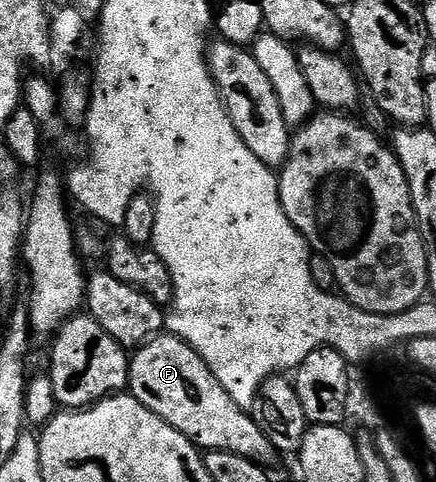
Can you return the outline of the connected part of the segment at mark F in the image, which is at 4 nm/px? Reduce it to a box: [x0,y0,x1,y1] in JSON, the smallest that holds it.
[128,334,279,466]

